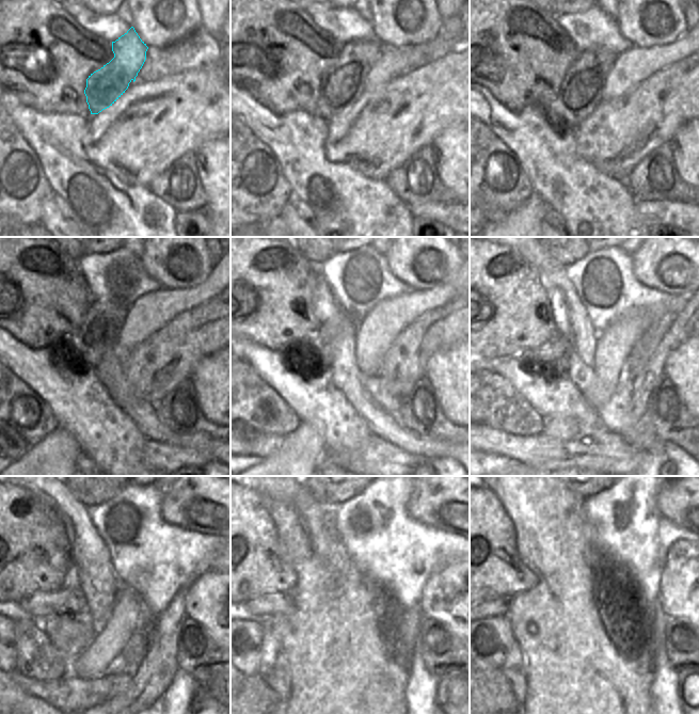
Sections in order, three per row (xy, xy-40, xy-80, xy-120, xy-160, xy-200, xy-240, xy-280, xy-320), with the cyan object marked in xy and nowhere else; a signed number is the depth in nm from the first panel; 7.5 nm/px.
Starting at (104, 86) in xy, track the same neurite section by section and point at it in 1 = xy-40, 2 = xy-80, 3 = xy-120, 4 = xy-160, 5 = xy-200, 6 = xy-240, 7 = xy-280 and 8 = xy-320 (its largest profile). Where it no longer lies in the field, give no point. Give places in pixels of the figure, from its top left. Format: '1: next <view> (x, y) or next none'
1: next xy-40 (342, 85)
2: next xy-80 (580, 93)
3: next xy-120 (97, 335)
4: next xy-160 (322, 344)
5: next xy-200 (553, 354)
6: next xy-240 (68, 599)
7: next xy-280 (277, 603)
8: next xy-320 (499, 606)

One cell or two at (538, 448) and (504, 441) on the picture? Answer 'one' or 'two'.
one

